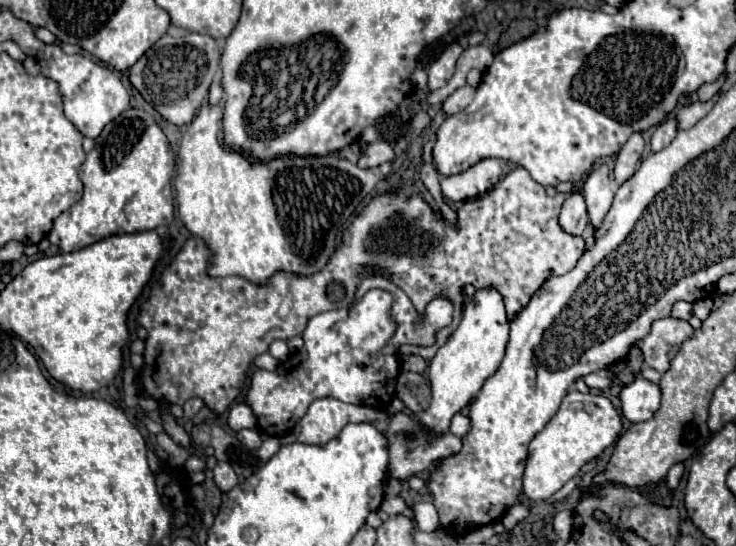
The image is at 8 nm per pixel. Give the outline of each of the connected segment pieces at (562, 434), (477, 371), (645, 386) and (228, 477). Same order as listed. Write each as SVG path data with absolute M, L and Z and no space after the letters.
M570 390L556 416L530 442L524 472L524 494L532 500L546 500L572 480L586 462L594 460L604 448L614 444L621 430L620 414L606 396Z
M478 290L474 300L466 304L460 326L450 336L450 340L436 352L428 366L432 398L426 410L414 414L416 422L424 426L428 434L432 436L448 434L452 416L470 404L470 400L482 388L482 382L490 374L494 374L498 362L502 362L508 342L508 330L510 324L504 312L502 296L496 290Z
M638 376L620 392L622 412L630 422L650 420L660 408L660 386Z
M218 462L214 466L214 482L222 492L230 492L238 484L238 476L228 462Z

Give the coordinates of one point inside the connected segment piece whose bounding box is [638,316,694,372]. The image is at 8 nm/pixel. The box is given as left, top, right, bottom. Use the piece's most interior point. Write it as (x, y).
(658, 348)

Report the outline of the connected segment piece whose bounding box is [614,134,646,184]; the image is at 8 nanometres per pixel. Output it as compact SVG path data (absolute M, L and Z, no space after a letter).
M632 134L630 140L622 146L622 150L616 156L616 168L614 168L614 176L616 176L618 184L626 182L626 178L630 178L630 174L634 174L634 170L640 164L644 148L646 148L646 144L644 144L642 134Z

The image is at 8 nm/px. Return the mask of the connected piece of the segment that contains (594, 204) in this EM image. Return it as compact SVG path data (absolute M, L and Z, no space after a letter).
M600 166L590 172L590 176L584 182L584 198L588 206L588 236L586 236L586 248L590 250L594 246L594 230L600 228L606 212L612 204L612 182L608 178L608 166Z

